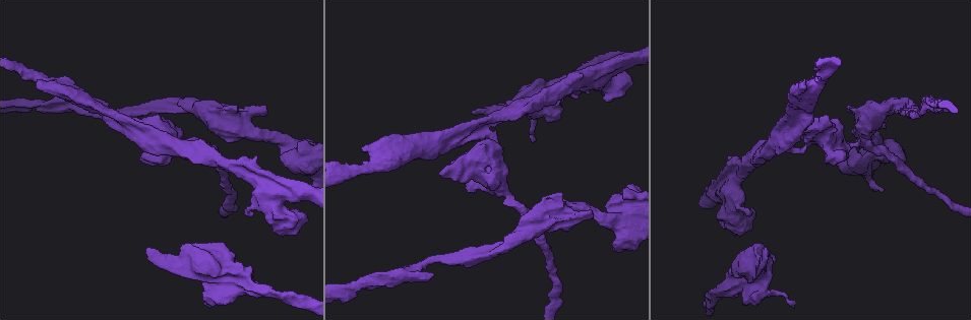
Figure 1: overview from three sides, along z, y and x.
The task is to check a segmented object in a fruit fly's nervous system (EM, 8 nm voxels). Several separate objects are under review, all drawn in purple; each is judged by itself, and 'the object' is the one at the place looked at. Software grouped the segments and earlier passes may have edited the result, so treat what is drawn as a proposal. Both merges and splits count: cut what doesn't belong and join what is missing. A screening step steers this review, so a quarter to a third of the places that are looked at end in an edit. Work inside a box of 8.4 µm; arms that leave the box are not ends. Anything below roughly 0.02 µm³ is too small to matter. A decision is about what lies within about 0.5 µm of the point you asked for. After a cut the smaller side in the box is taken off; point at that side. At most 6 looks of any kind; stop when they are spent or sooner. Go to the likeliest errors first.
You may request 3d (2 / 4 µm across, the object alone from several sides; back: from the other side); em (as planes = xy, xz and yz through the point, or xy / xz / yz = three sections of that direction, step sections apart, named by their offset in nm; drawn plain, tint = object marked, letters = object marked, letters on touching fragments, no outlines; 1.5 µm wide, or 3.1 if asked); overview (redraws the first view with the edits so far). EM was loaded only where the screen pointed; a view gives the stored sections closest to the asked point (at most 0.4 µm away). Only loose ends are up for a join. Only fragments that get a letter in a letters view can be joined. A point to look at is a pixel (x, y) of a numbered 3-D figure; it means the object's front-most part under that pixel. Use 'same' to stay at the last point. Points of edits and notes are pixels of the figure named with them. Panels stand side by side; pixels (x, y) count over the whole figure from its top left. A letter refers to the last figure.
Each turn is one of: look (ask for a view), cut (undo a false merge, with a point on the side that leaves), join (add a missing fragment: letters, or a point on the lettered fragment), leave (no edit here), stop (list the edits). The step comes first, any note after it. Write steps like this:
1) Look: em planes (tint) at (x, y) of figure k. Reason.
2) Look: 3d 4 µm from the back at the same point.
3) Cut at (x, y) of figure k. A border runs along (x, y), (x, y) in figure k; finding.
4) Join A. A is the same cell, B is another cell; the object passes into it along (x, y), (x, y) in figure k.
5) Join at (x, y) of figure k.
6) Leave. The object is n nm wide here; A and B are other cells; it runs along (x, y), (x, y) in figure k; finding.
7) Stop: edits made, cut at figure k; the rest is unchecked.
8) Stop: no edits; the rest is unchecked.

Look: em 3.1 µm planes (tint) at (765, 249) of figure 1. Free end.

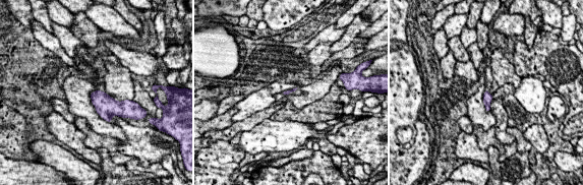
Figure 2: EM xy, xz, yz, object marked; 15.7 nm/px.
Look: em 3.1 µm planes (letters) at the same point.

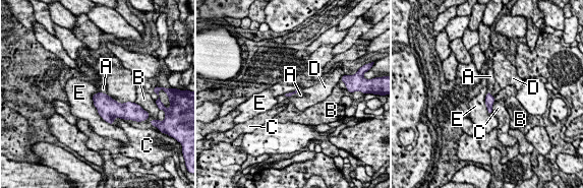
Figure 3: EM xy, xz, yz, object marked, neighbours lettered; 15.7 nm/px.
Join A. A is the same cell, B, C, D and E are other cells; the object passes into it along (107, 107), (102, 92), (103, 88) in figure 3; the cell continues.

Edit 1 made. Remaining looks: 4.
Look: 3d 2 µm at (591, 215) of figure 1. Branch stops here.

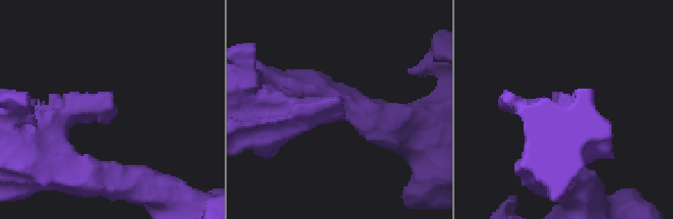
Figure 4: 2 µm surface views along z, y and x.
Look: em planes (letters) at (114, 105) of figure 4.

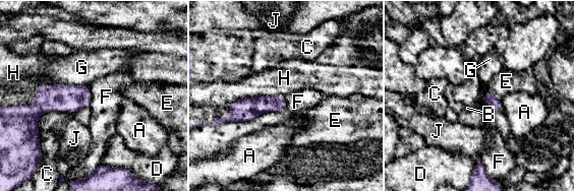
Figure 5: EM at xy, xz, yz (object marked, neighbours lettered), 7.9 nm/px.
Leave. A, B, C, D, E, F, G, H and J are other cells; it runs along (282, 98), (229, 119) in figure 5; none of them fits.

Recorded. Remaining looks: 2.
Stop: edits made, join at figure 3; the rest is unchecked.

